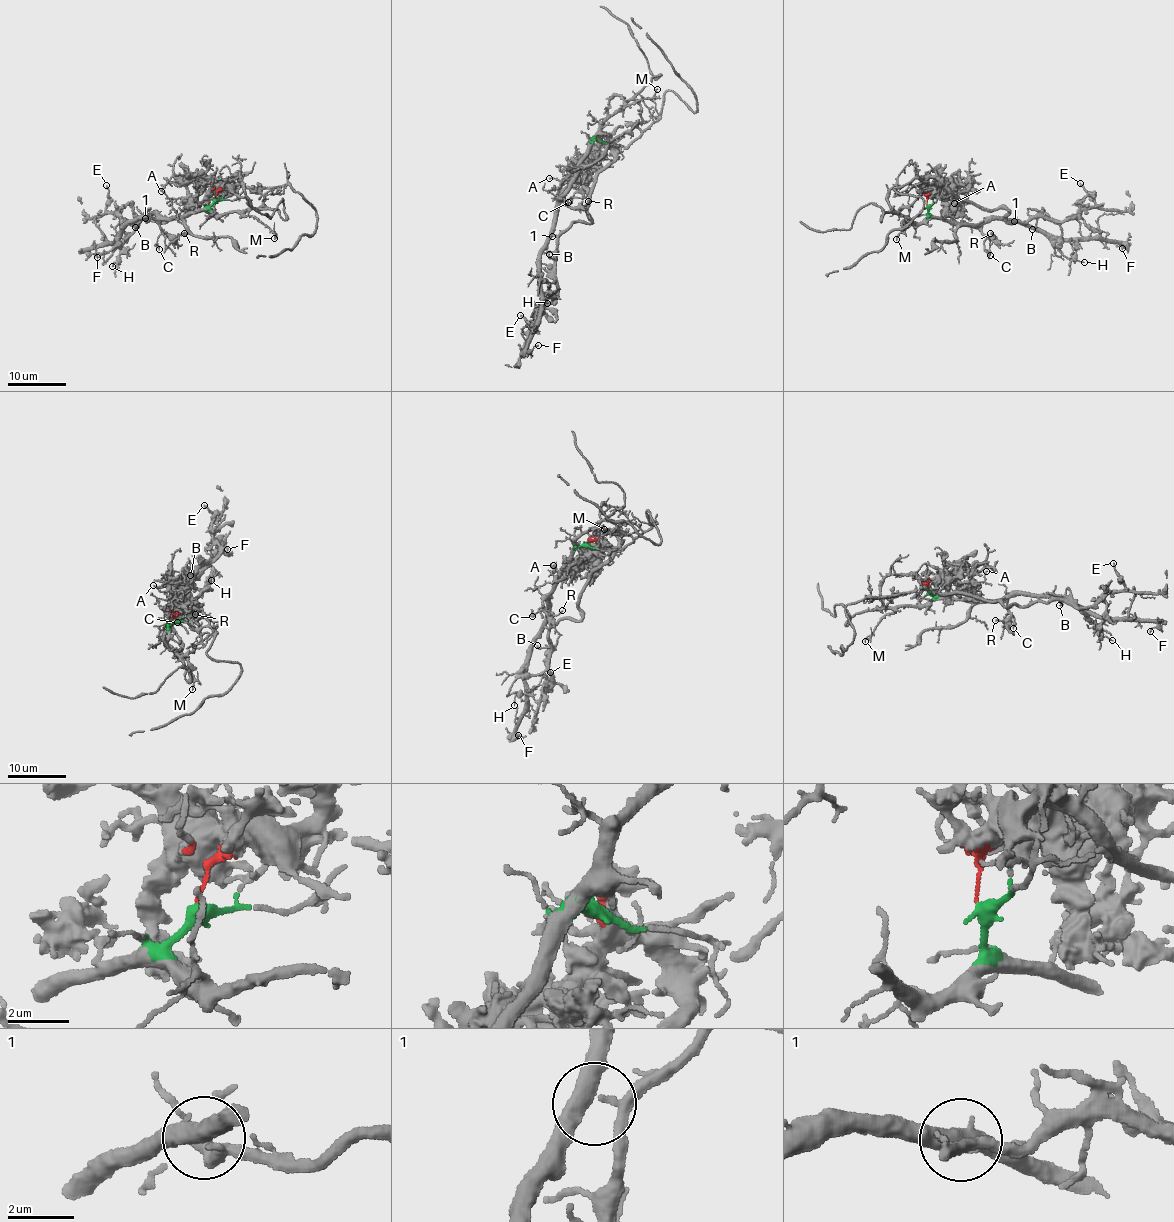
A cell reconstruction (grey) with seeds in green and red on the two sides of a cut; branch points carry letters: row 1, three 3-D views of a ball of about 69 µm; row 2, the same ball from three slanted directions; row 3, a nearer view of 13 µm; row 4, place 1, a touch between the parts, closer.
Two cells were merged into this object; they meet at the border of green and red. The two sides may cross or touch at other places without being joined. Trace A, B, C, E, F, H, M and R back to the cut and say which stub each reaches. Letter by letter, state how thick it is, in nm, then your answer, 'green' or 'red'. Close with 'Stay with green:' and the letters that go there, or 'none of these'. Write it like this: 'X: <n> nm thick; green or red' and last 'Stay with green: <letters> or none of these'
A: 140 nm thick; red
B: 160 nm thick; red
C: 170 nm thick; green
E: 170 nm thick; red
F: 130 nm thick; green
H: 90 nm thick; green
M: 130 nm thick; green
R: 140 nm thick; green
Stay with green: C, F, H, M, R

